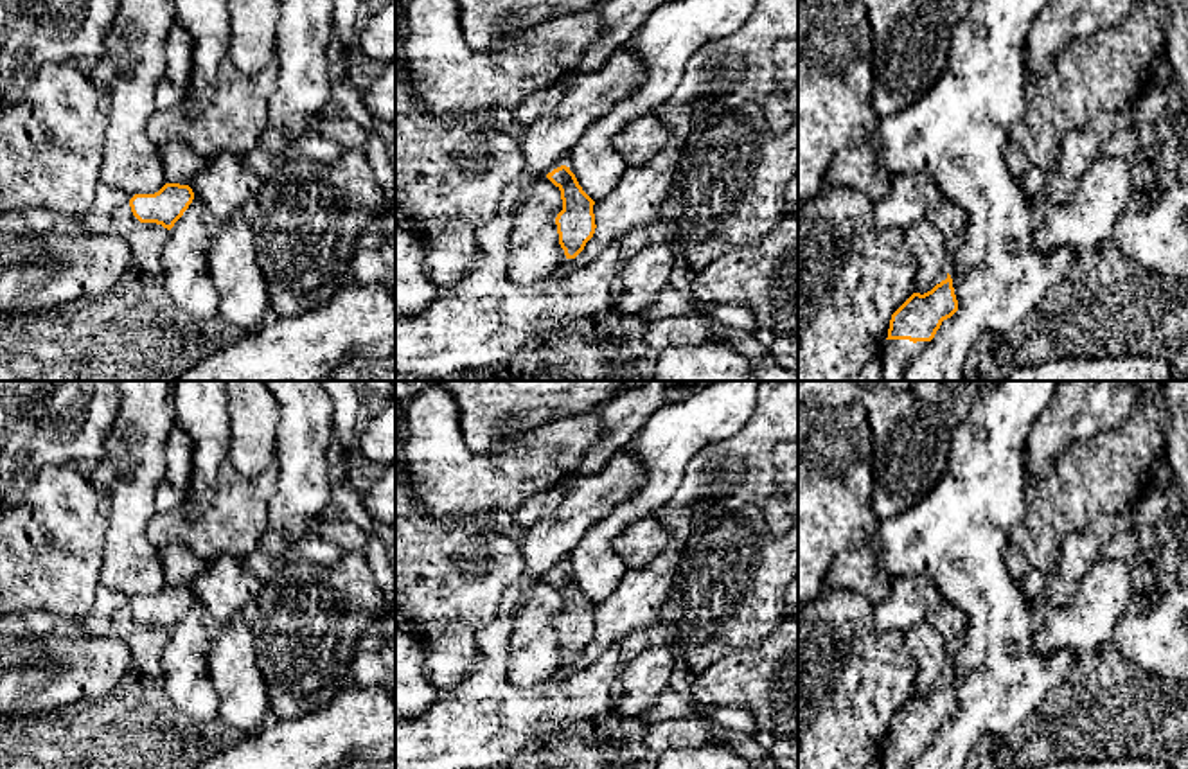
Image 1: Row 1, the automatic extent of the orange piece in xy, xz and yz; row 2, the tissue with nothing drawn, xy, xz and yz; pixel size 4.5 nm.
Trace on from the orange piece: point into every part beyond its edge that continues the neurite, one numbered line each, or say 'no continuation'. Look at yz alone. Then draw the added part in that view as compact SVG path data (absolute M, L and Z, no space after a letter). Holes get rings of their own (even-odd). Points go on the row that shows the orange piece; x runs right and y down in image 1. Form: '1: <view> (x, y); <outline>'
1: yz (897, 353); M886 340L882 347L882 381L902 381L906 368L927 343L929 341Z

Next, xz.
no continuation

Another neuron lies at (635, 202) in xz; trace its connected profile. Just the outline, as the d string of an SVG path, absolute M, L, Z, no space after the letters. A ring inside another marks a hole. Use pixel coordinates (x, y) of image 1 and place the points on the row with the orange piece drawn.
M665 102L656 115L669 129L665 146L645 164L629 164L618 178L616 187L600 201L595 201L595 234L575 259L566 259L554 273L561 280L581 264L588 264L611 244L620 243L627 234L640 226L652 225L660 207L667 198L669 187L679 162L681 147L694 124L694 106Z

